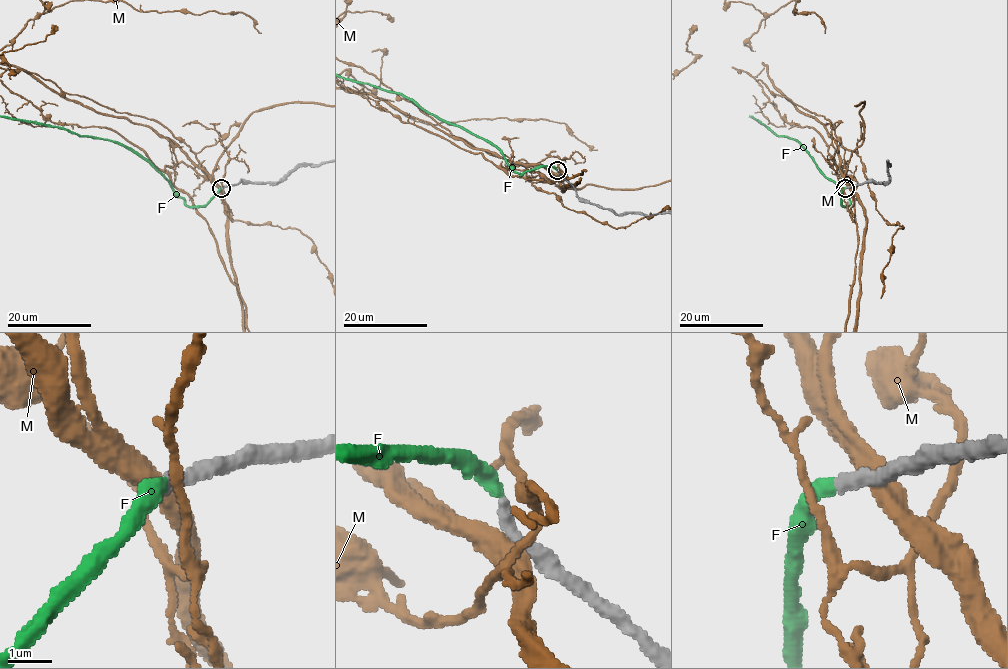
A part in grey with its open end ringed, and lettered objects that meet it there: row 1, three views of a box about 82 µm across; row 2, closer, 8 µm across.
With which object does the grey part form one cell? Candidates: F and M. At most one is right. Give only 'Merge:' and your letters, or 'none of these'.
Merge: F

